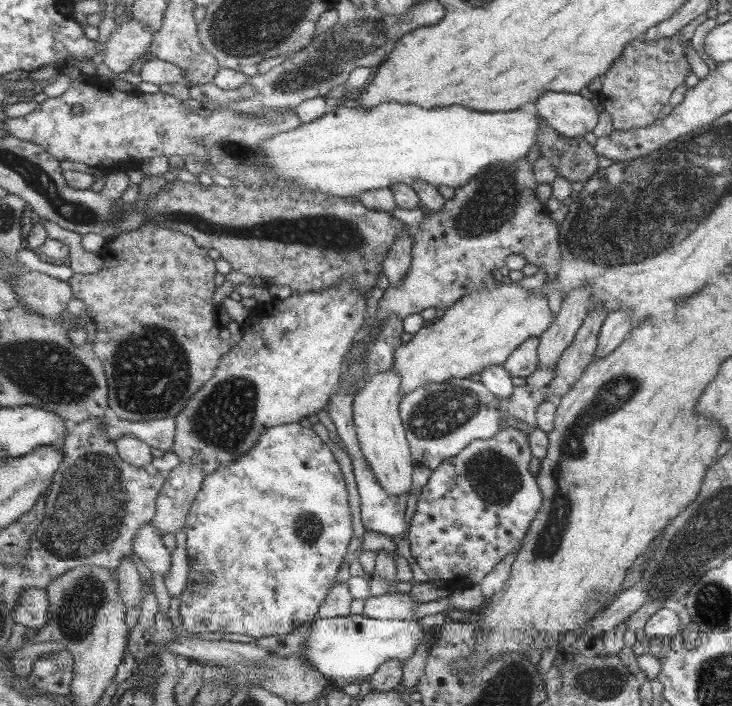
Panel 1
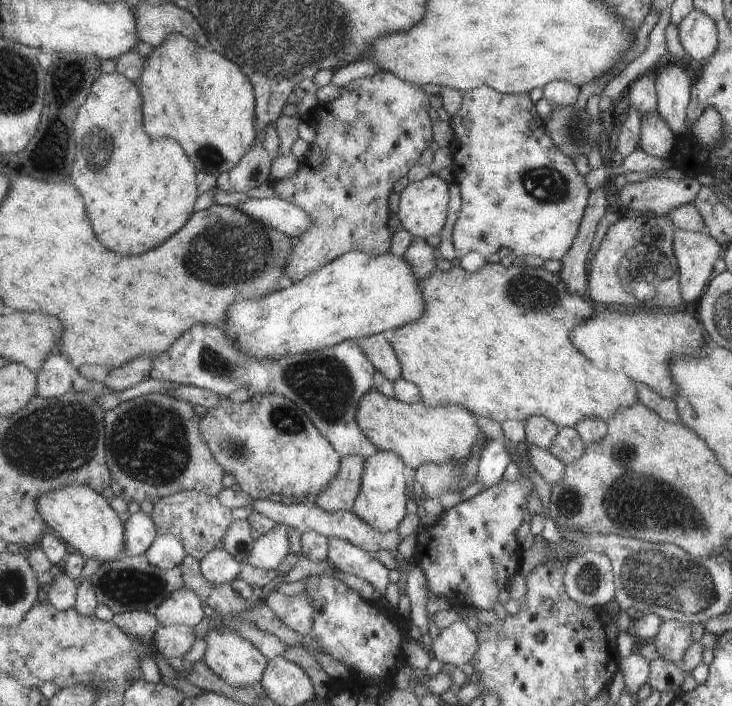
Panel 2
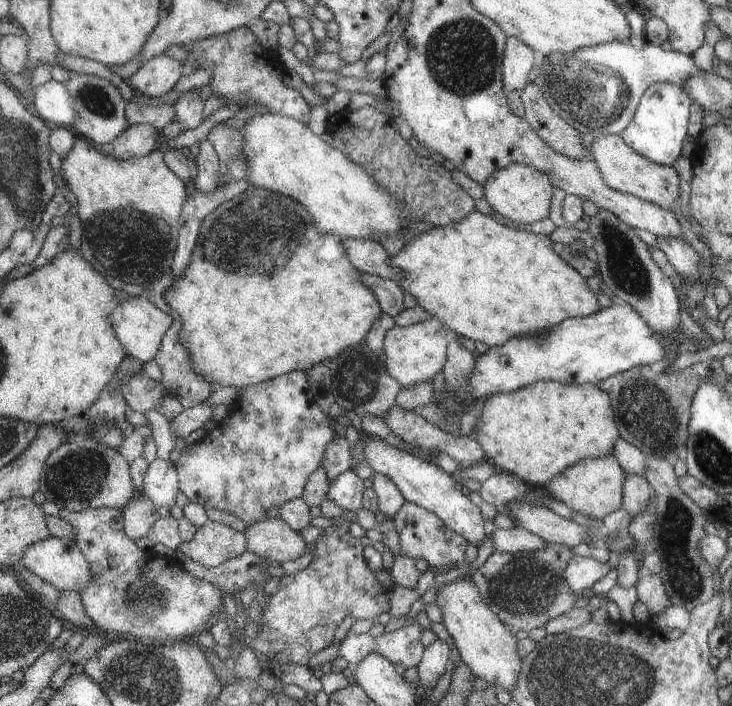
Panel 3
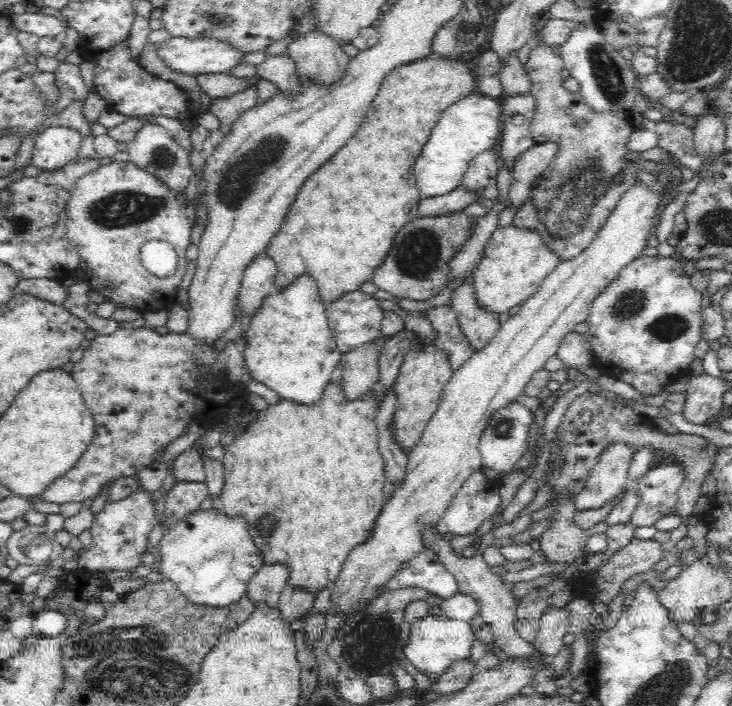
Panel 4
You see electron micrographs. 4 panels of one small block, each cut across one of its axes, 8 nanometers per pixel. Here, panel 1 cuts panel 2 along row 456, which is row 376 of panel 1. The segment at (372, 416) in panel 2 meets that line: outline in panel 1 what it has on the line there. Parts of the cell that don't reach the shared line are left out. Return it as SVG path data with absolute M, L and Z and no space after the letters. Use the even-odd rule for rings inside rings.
M511 283L491 290L467 293L432 325L421 327L410 341L394 350L393 369L401 379L401 397L428 382L467 378L486 366L506 361L528 338L539 337L553 324L547 298Z

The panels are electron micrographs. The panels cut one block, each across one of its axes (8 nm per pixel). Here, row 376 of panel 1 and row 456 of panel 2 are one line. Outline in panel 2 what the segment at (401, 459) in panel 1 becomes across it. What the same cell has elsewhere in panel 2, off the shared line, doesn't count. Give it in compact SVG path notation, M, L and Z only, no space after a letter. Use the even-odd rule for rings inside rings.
M379 451L365 459L362 470L362 482L357 500L350 509L356 517L377 532L384 533L396 530L397 525L405 516L405 482L403 482L403 462L398 454L391 451Z

